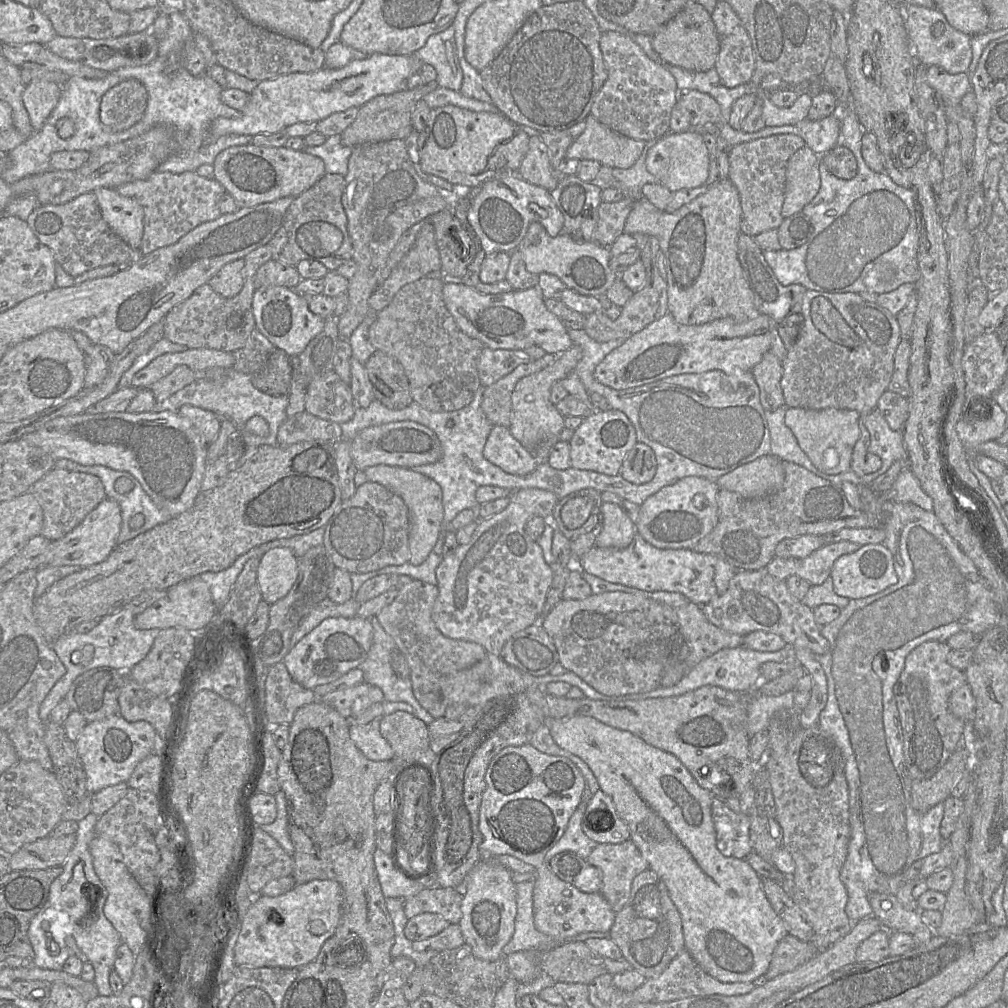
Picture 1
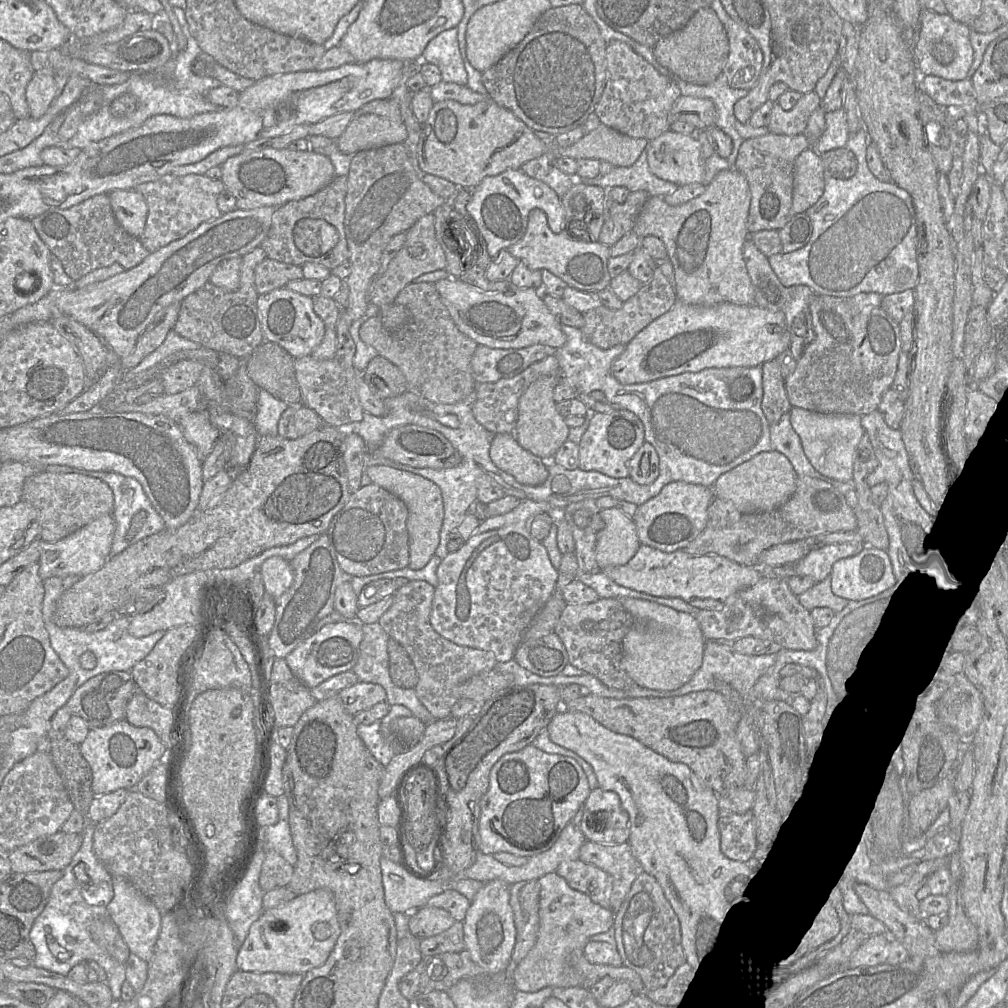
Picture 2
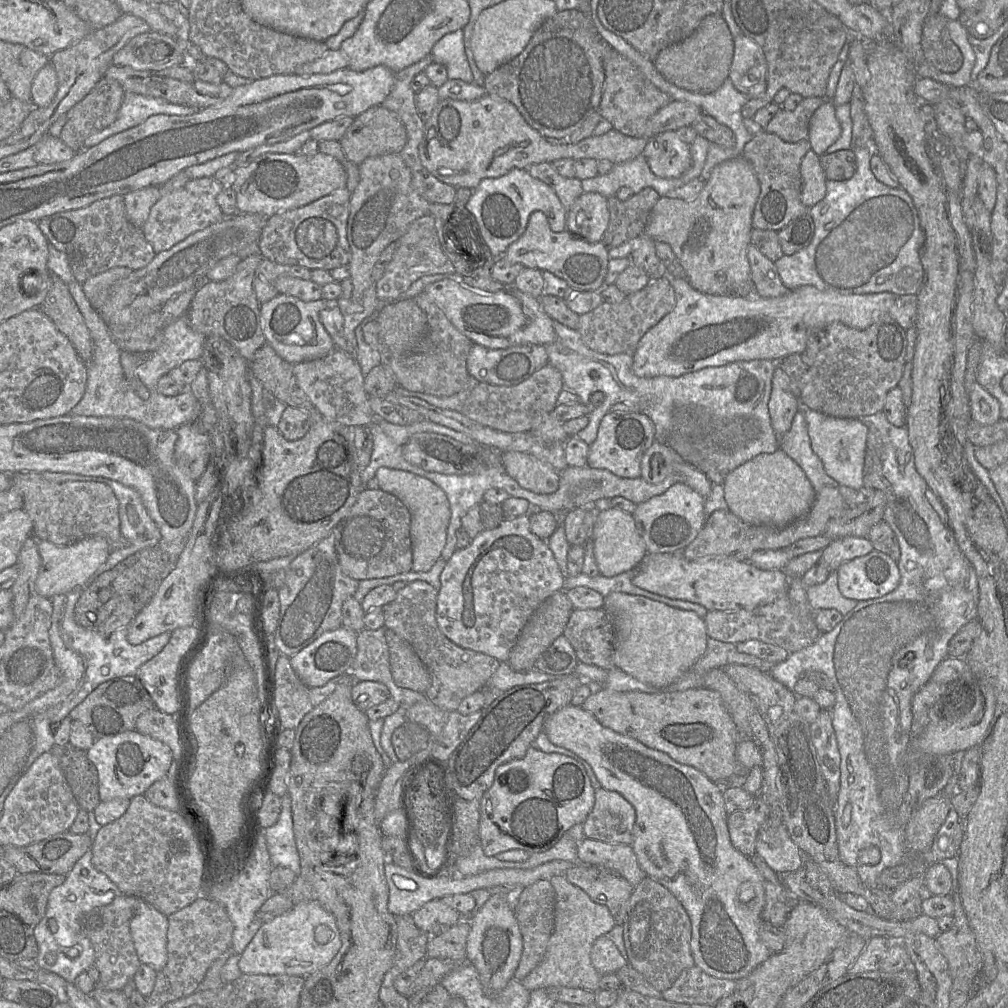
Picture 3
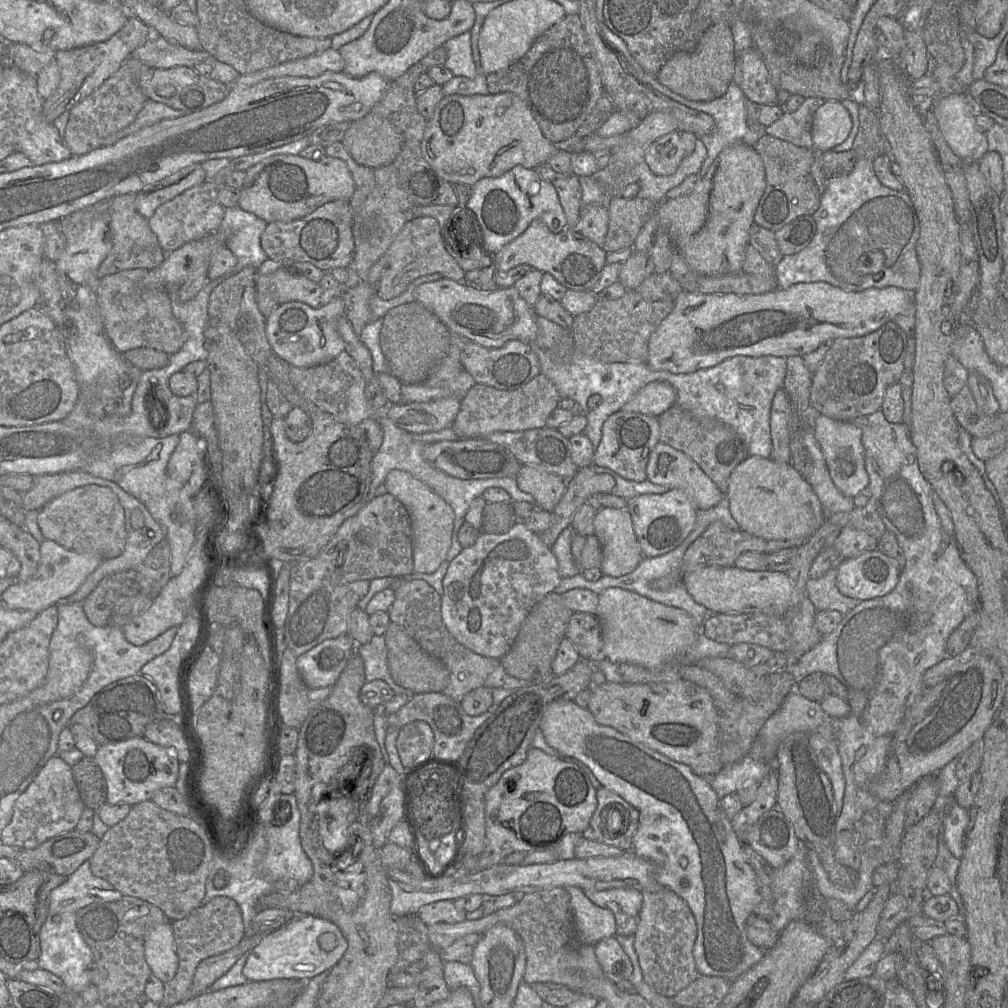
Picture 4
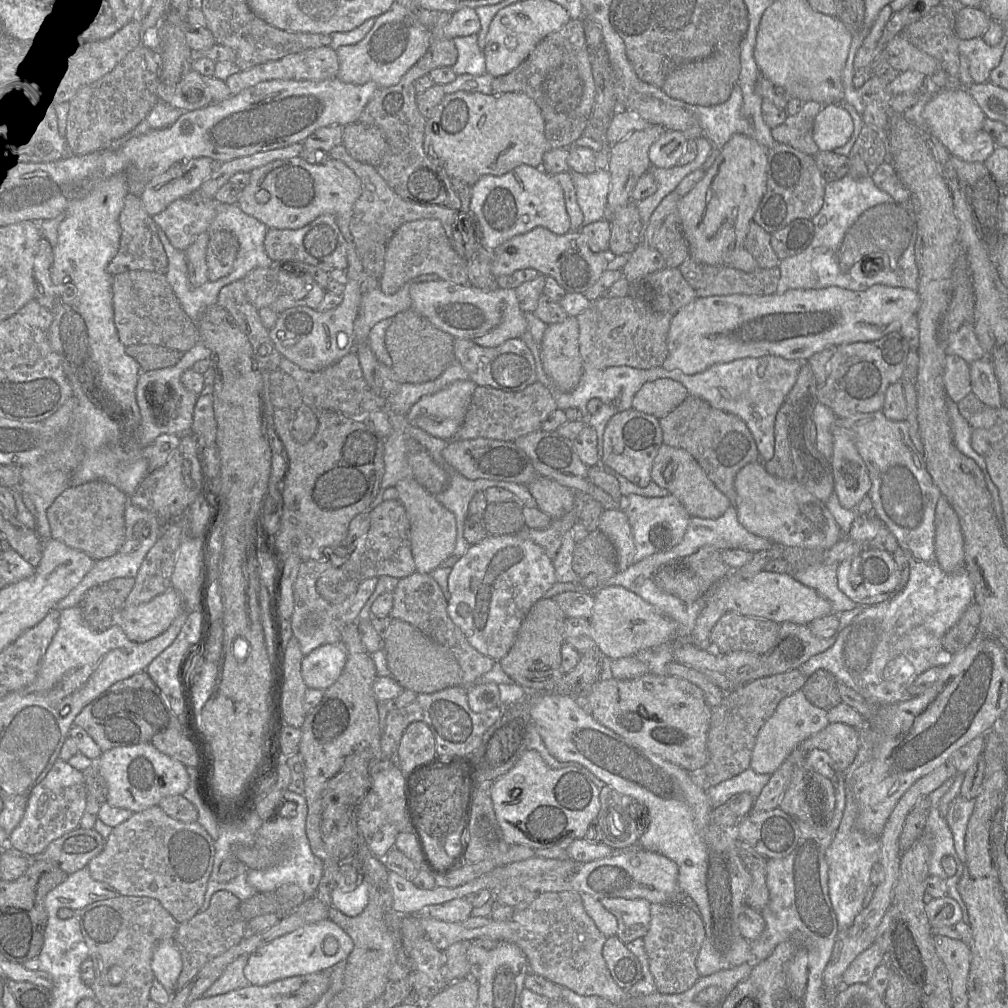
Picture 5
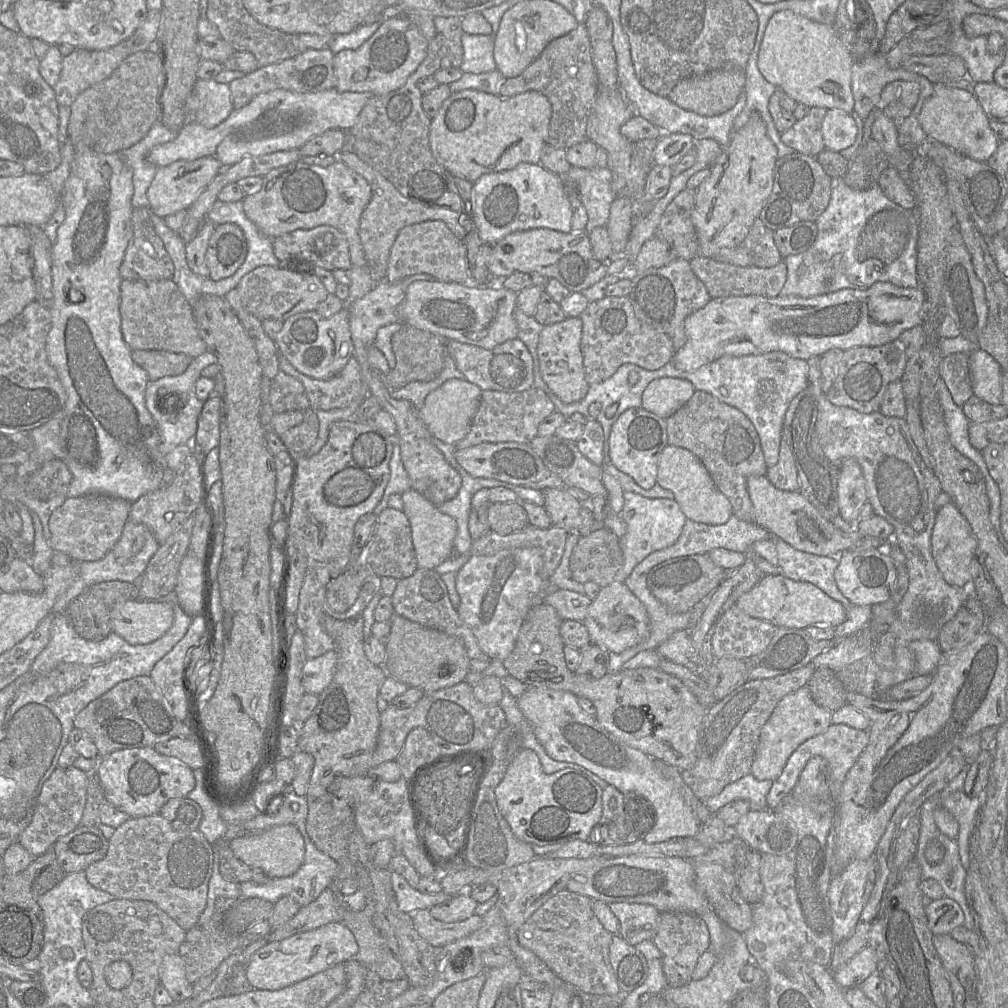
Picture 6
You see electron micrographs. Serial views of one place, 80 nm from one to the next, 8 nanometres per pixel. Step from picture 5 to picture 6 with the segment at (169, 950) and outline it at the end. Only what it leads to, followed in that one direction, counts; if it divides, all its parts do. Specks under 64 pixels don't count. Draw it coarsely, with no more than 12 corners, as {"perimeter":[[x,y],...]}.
{"perimeter":[[178,953],[164,956],[159,979],[175,1003],[192,997]]}

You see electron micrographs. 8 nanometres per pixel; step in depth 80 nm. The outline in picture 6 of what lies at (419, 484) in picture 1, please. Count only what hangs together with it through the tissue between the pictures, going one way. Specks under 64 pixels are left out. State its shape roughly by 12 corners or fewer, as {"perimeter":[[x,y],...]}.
{"perimeter":[[411,488],[401,494],[421,569],[454,552],[457,524]]}

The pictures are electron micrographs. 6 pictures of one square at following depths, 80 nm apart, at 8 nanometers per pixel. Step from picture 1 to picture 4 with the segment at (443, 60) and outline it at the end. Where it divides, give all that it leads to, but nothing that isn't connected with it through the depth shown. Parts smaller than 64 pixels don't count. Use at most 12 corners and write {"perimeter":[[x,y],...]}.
{"perimeter":[[469,31],[447,40],[444,65],[454,76],[478,75]]}

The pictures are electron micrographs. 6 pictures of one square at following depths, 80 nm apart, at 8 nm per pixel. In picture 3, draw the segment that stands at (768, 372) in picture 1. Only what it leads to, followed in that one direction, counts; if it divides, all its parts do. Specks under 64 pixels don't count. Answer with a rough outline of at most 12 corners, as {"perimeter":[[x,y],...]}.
{"perimeter":[[779,366],[773,374],[768,409],[780,439],[801,403]]}

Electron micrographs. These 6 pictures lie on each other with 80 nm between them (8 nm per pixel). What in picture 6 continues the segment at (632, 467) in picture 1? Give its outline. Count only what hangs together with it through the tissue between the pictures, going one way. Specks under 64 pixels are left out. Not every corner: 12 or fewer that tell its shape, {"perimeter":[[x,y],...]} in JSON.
{"perimeter":[[667,445],[656,483],[686,518],[726,523],[729,499],[702,462]]}

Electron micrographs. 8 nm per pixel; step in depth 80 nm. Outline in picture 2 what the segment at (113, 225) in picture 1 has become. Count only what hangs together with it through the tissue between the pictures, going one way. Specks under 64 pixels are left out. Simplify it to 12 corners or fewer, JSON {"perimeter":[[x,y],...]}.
{"perimeter":[[113,190],[108,196],[117,222],[139,238],[148,214],[143,195]]}

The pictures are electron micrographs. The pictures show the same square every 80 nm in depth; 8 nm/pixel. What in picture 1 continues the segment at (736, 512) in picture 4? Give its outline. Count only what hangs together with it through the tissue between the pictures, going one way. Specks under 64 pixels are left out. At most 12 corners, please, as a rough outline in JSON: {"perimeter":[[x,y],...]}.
{"perimeter":[[772,454],[719,477],[720,489],[746,499],[779,490],[782,460]]}

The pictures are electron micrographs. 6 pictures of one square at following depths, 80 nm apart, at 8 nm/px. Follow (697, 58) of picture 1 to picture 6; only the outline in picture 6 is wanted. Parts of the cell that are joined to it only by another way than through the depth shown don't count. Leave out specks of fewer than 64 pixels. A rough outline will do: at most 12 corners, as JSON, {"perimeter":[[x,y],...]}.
{"perimeter":[[743,70],[680,80],[668,98],[711,117],[730,110]]}

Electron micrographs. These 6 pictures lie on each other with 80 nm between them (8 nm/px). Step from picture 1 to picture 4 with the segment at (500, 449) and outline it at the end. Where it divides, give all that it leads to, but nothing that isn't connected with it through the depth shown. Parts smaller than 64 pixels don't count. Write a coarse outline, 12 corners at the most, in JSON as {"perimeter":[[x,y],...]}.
{"perimeter":[[522,465],[515,477],[536,509],[552,512],[567,481]]}

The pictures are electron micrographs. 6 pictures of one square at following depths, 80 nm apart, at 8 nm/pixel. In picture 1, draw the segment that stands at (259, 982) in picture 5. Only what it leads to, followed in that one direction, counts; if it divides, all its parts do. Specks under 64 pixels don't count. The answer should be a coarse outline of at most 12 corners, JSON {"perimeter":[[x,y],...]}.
{"perimeter":[[334,880],[256,895],[236,965],[296,969],[336,932]]}

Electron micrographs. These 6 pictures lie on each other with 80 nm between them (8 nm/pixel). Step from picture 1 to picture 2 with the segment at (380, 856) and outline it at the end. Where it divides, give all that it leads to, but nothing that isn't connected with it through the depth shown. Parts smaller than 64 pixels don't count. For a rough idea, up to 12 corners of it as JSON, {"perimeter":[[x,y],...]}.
{"perimeter":[[385,856],[380,859],[385,902],[410,913],[446,889],[420,880]]}

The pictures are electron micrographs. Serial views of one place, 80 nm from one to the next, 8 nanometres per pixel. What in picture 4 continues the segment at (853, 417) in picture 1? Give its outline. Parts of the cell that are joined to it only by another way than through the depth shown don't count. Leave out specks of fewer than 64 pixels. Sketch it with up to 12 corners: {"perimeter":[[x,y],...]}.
{"perimeter":[[822,414],[813,431],[838,490],[868,489],[862,431]]}

